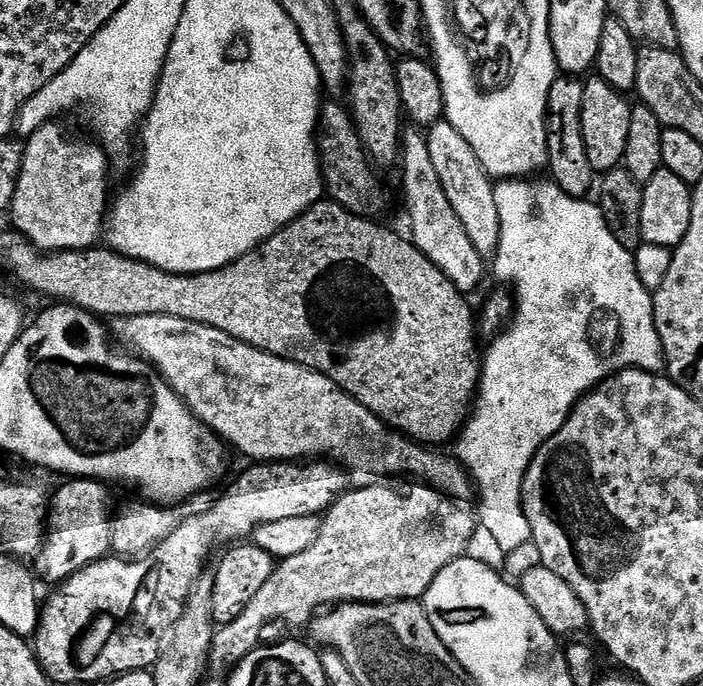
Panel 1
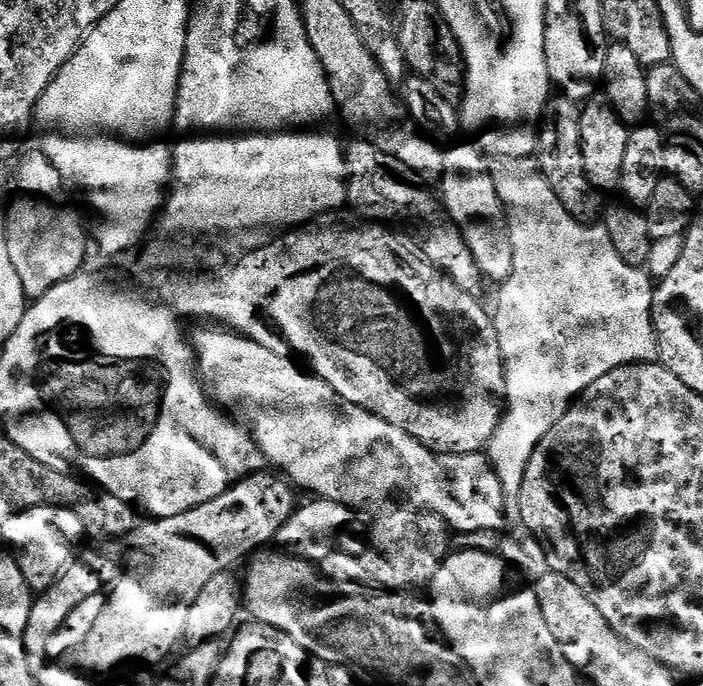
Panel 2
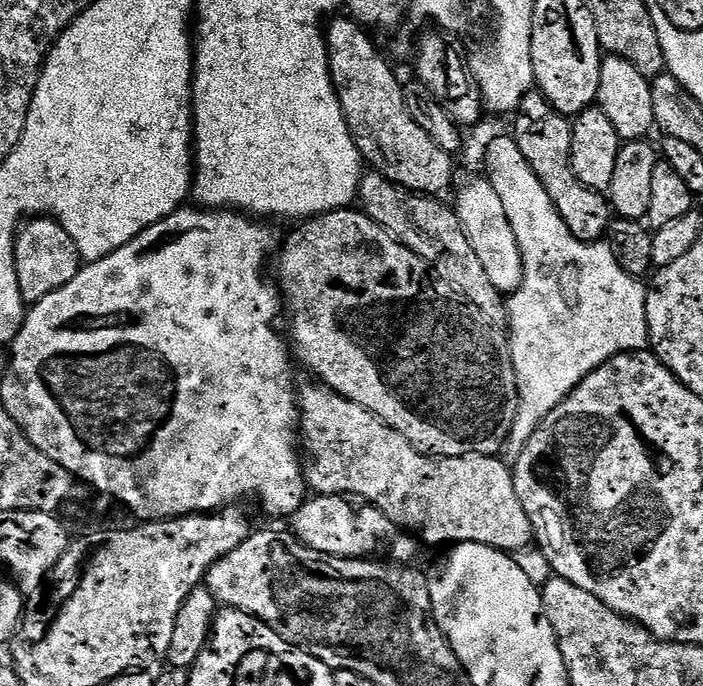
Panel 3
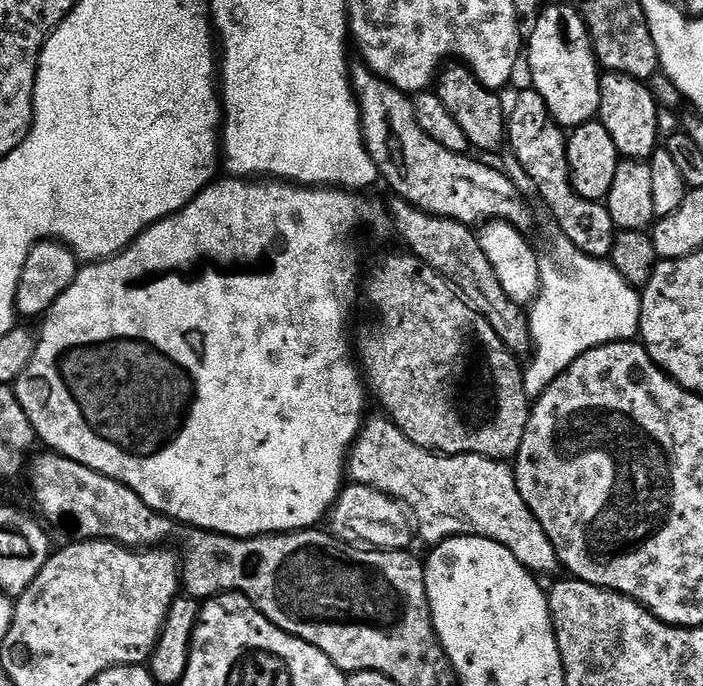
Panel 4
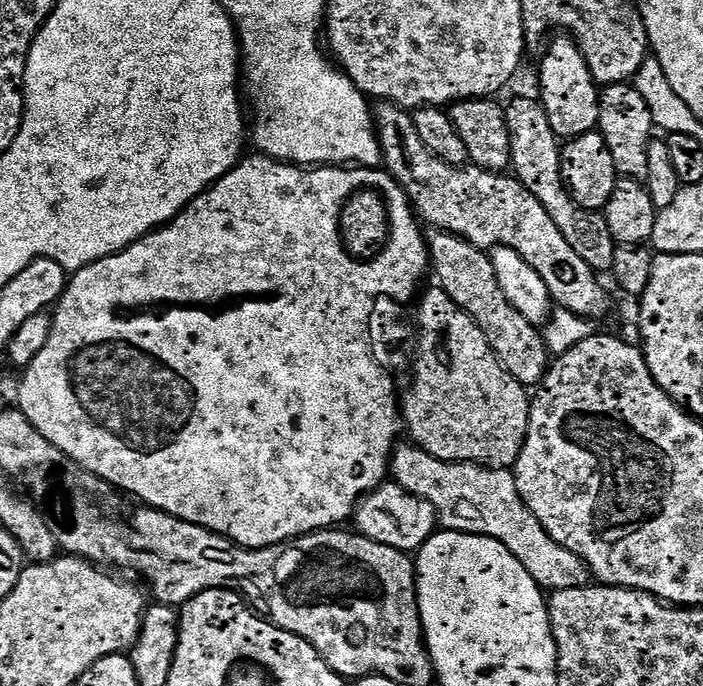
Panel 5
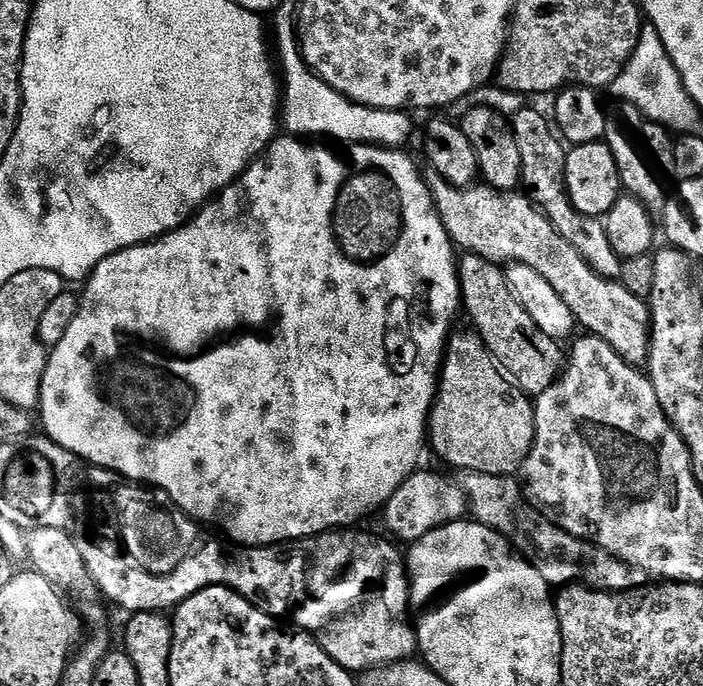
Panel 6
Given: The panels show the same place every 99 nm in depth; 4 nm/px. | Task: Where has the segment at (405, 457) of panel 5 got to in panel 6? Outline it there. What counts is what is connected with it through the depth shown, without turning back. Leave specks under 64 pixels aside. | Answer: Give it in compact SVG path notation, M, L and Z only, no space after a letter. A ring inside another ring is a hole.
M481 472L465 477L462 487L468 495L471 515L501 536L510 538L511 543L532 561L532 565L550 586L572 586L575 585L572 584L575 580L581 580L584 583L581 585L589 589L606 592L626 592L637 587L638 576L631 566L622 563L618 557L610 555L606 550L562 531L551 519L541 515L527 499L520 500L519 488L522 488L522 484L521 481L519 484L519 479L511 476L491 476Z

